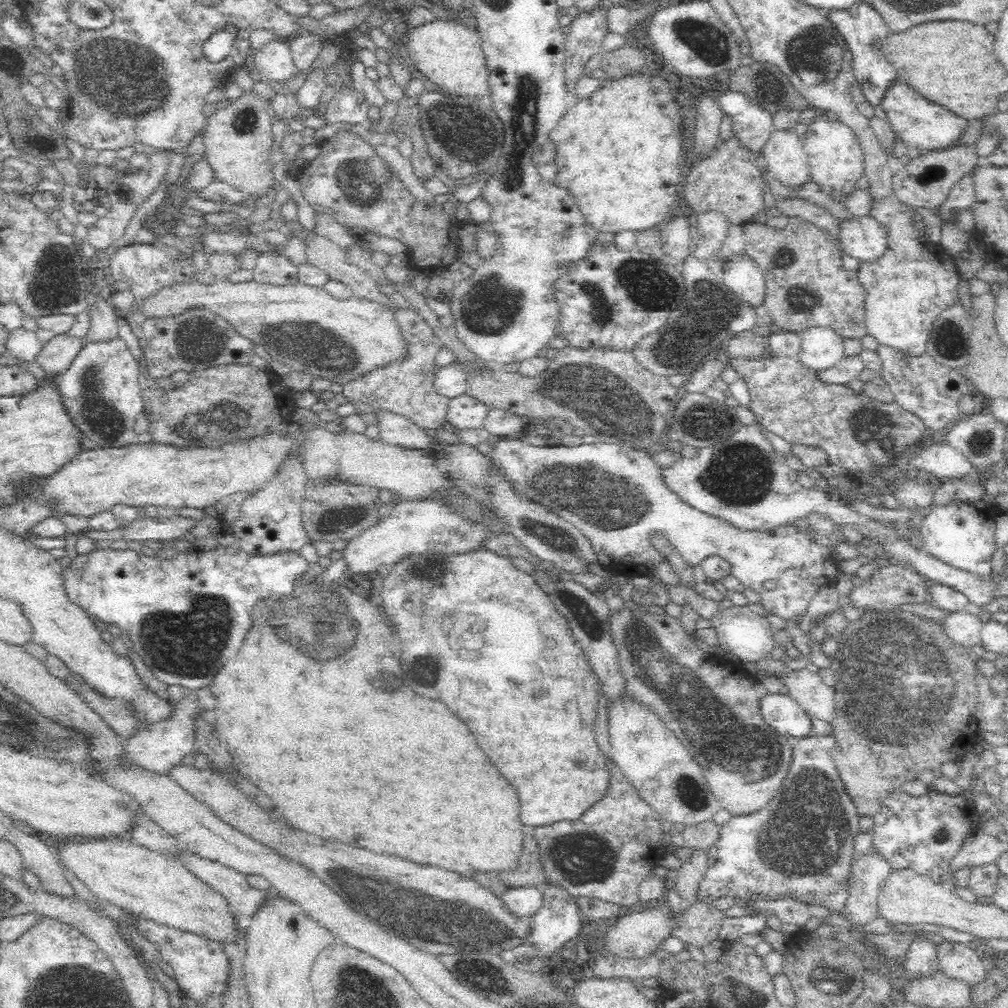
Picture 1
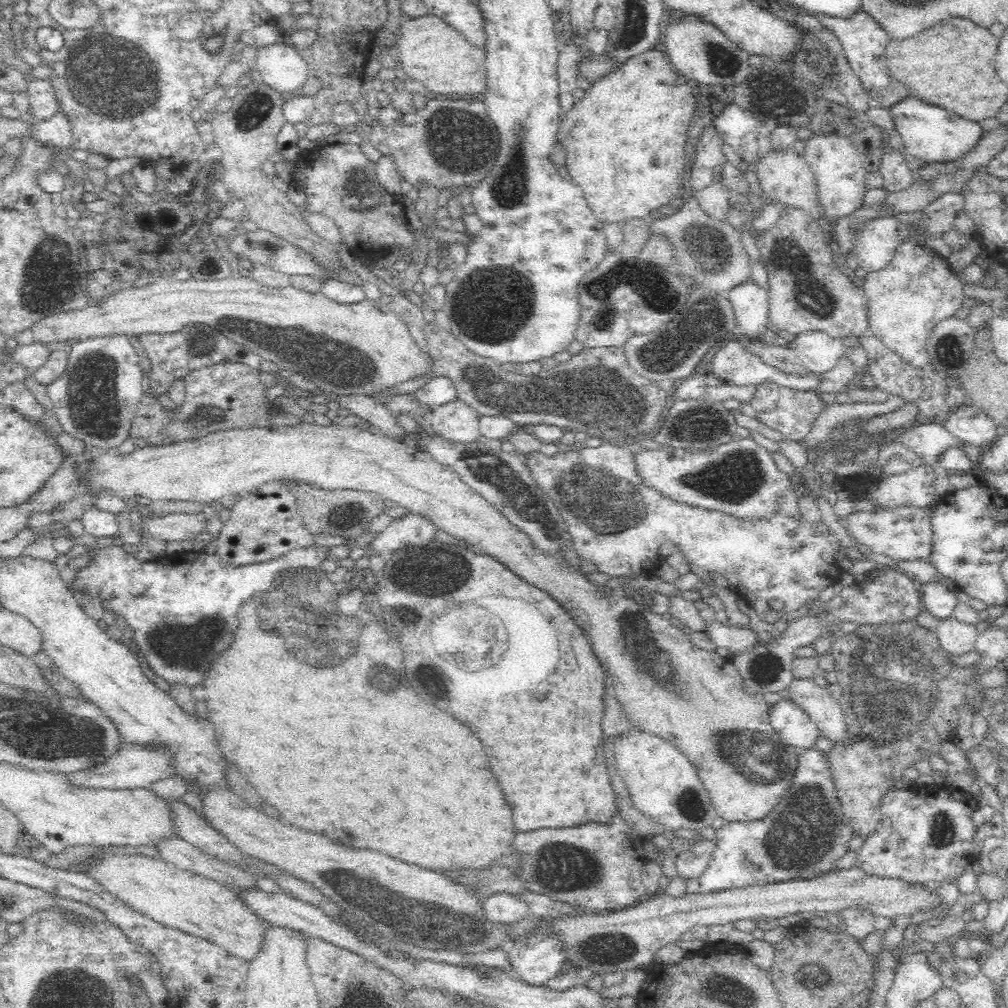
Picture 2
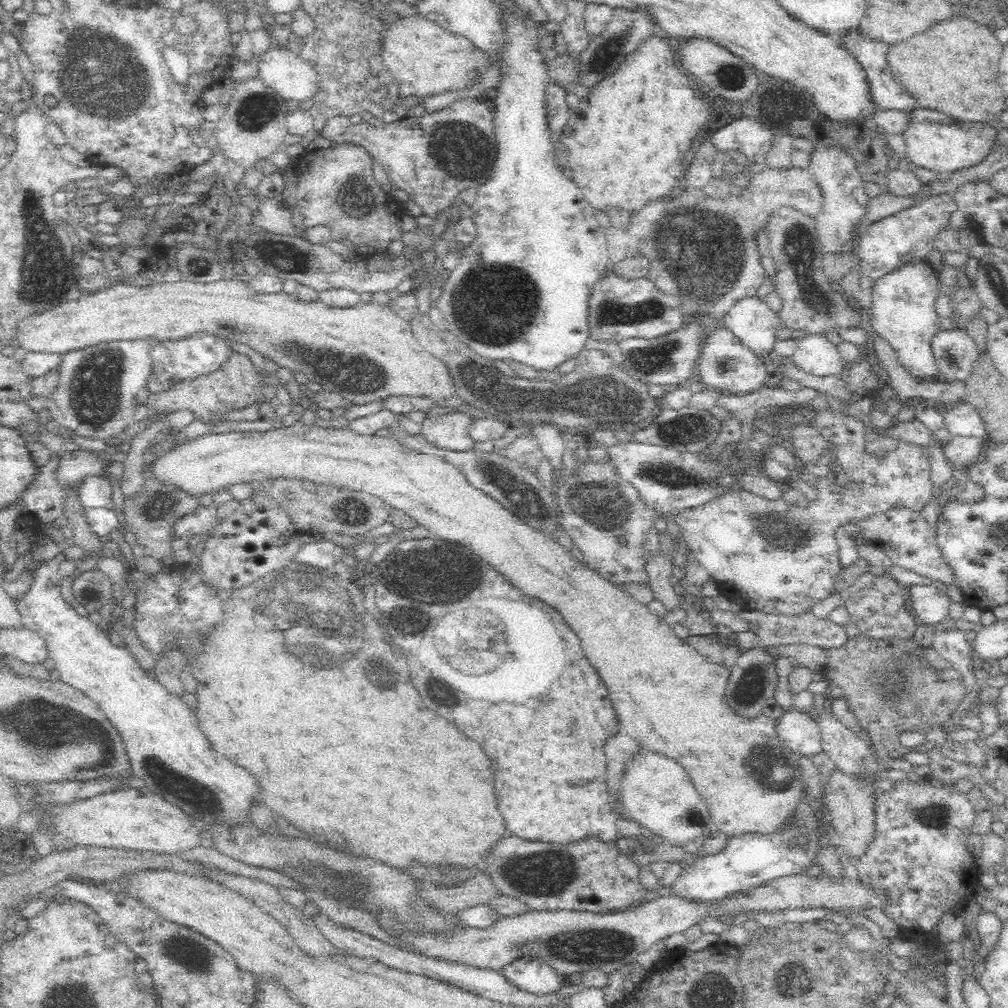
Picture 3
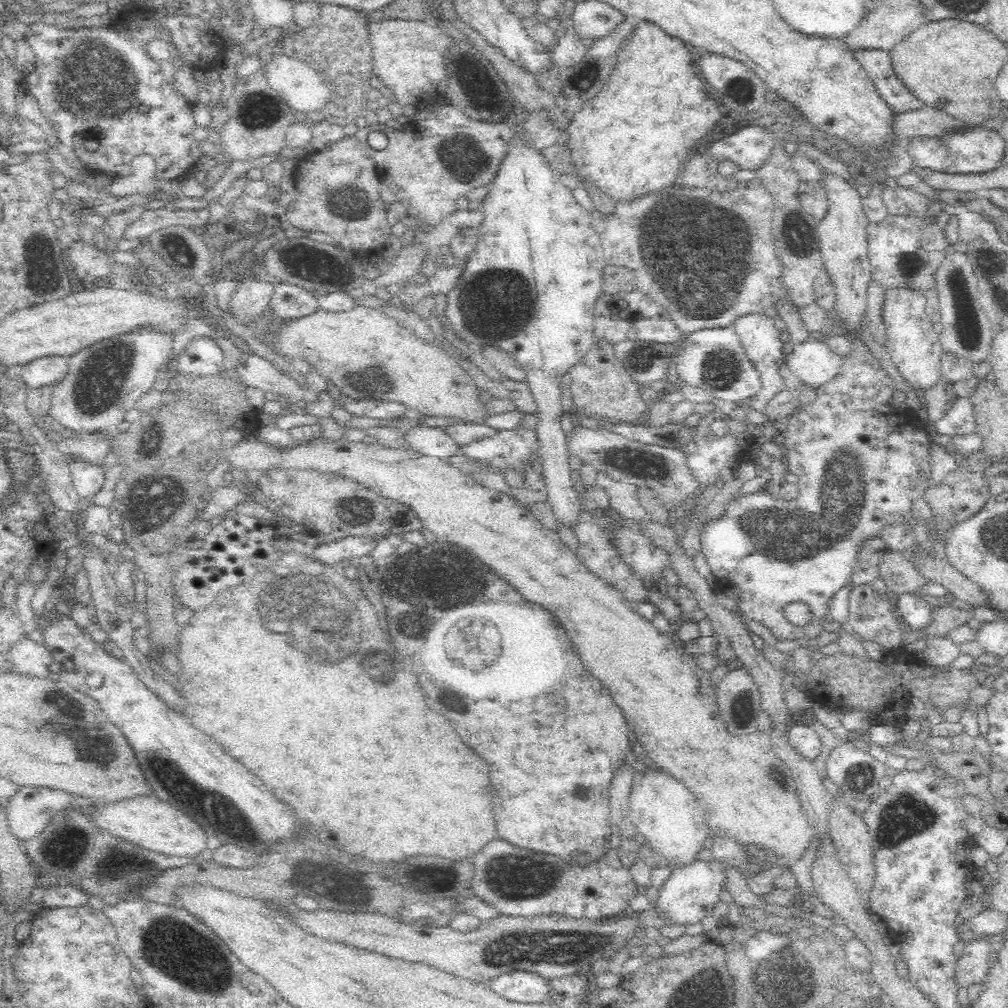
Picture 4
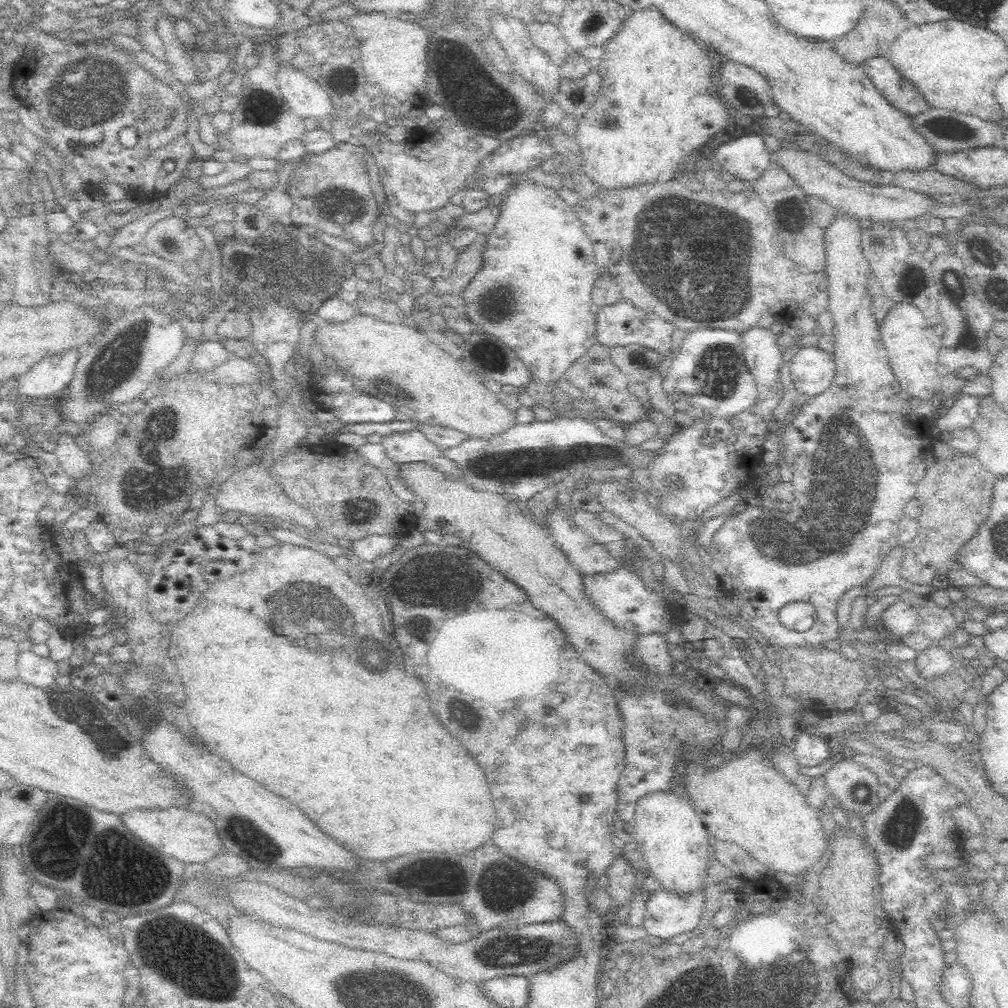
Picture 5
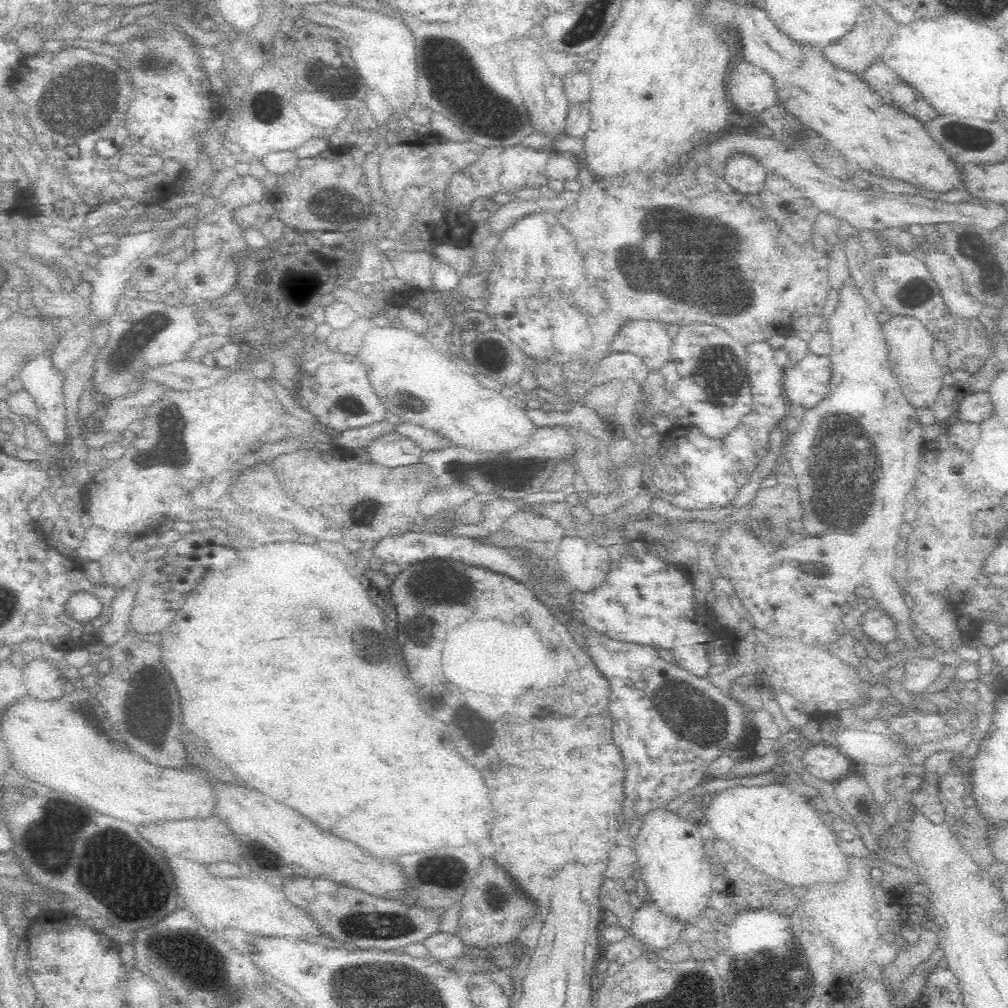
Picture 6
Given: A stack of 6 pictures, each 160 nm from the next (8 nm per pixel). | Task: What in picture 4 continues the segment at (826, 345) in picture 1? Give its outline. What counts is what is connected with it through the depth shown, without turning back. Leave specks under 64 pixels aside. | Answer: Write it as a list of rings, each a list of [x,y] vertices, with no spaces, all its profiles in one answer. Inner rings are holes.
[[[816,336],[795,345],[787,356],[788,370],[811,394],[822,385],[837,378],[840,372],[841,356],[832,352]]]

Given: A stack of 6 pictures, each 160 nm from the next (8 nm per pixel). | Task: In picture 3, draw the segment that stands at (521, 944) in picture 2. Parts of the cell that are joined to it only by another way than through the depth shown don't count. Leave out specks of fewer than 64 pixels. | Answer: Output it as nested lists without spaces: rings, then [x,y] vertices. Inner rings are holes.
[[[518,959],[501,972],[512,989],[534,996],[554,995],[567,982],[540,959]]]

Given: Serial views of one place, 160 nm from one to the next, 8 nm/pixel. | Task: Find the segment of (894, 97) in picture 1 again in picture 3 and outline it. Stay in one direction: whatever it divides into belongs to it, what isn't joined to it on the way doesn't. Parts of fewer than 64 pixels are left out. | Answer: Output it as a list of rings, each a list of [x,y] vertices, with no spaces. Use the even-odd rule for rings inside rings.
[[[916,108],[910,126],[903,132],[907,148],[907,159],[913,166],[934,170],[948,176],[960,170],[970,170],[978,166],[997,146],[999,128],[990,127],[986,123],[950,122],[950,118],[941,122],[932,122],[932,118],[940,118],[942,113],[930,112]]]

